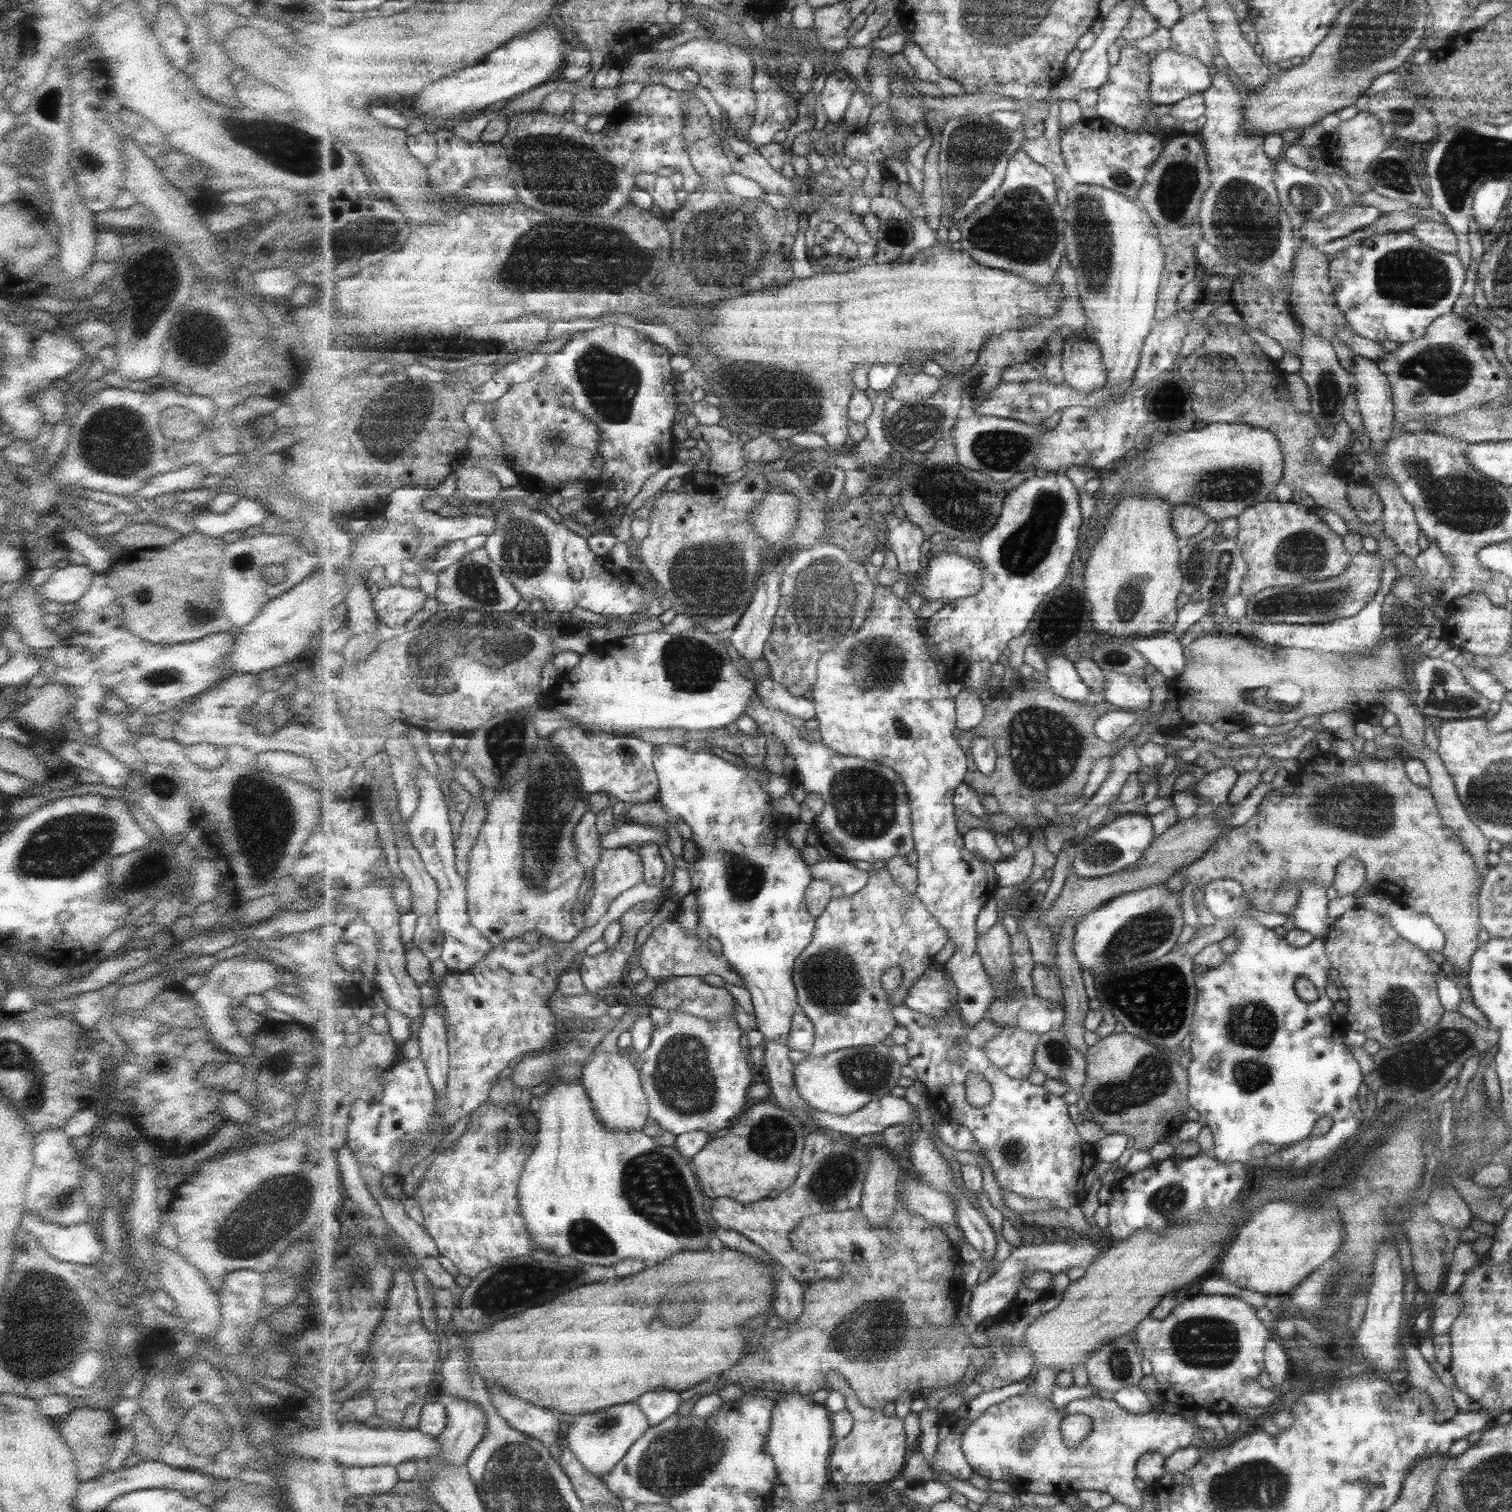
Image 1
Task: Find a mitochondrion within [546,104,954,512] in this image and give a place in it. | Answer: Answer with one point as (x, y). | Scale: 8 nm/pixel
(718, 248)

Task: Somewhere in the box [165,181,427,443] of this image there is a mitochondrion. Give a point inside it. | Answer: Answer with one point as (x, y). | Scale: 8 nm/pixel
(196, 340)

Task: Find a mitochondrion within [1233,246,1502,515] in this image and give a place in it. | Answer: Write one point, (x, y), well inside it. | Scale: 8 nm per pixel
(1445, 370)

